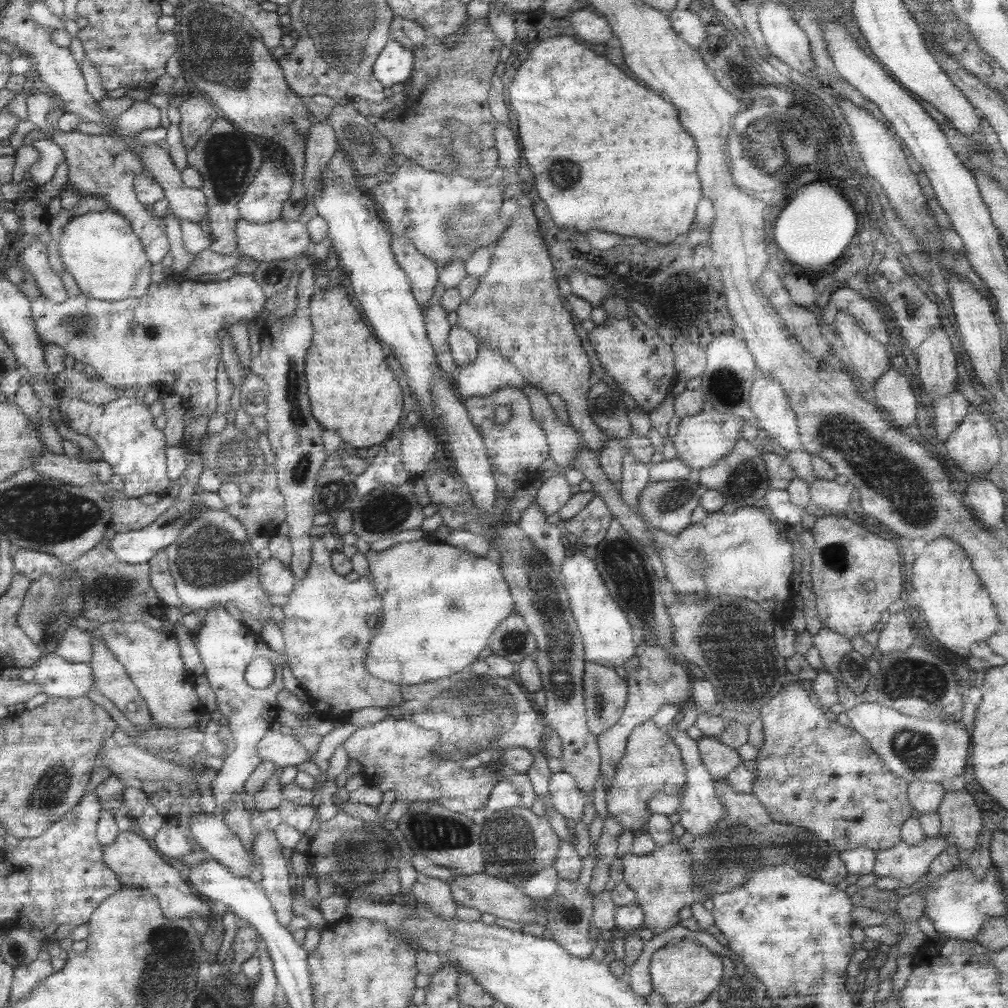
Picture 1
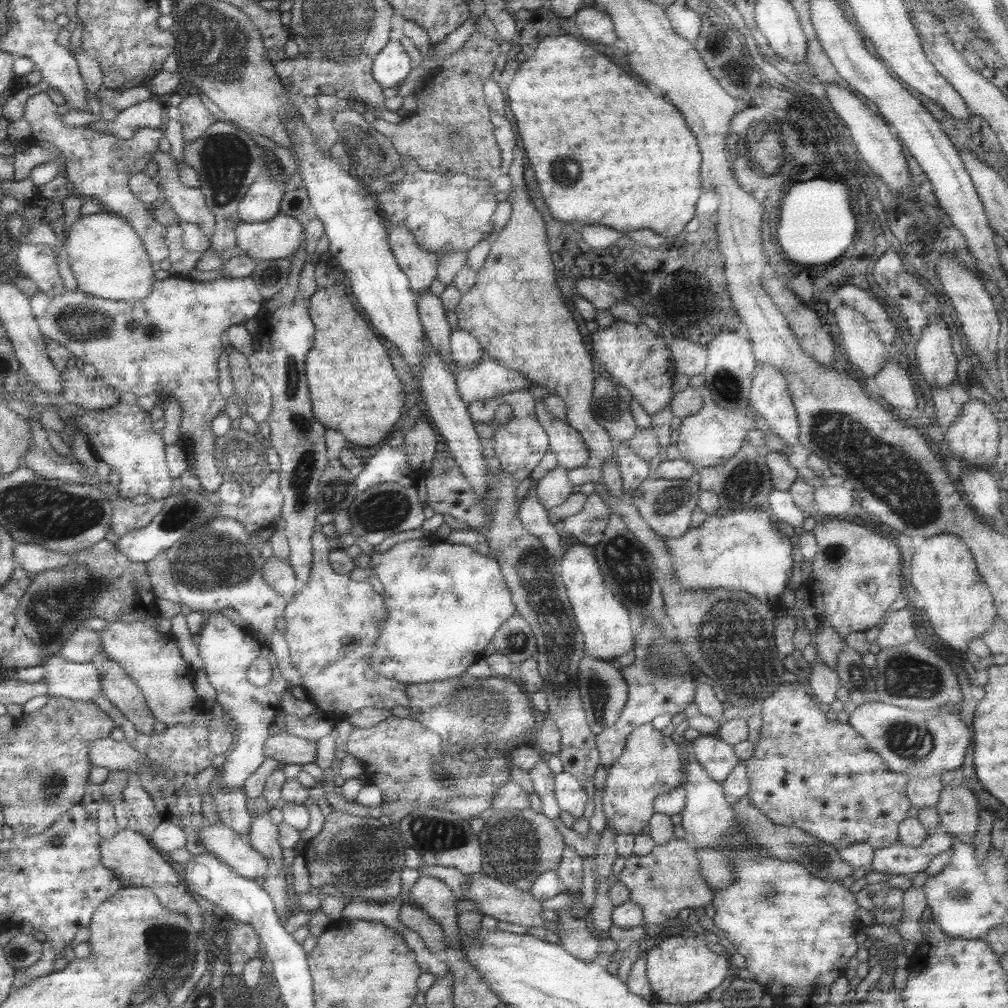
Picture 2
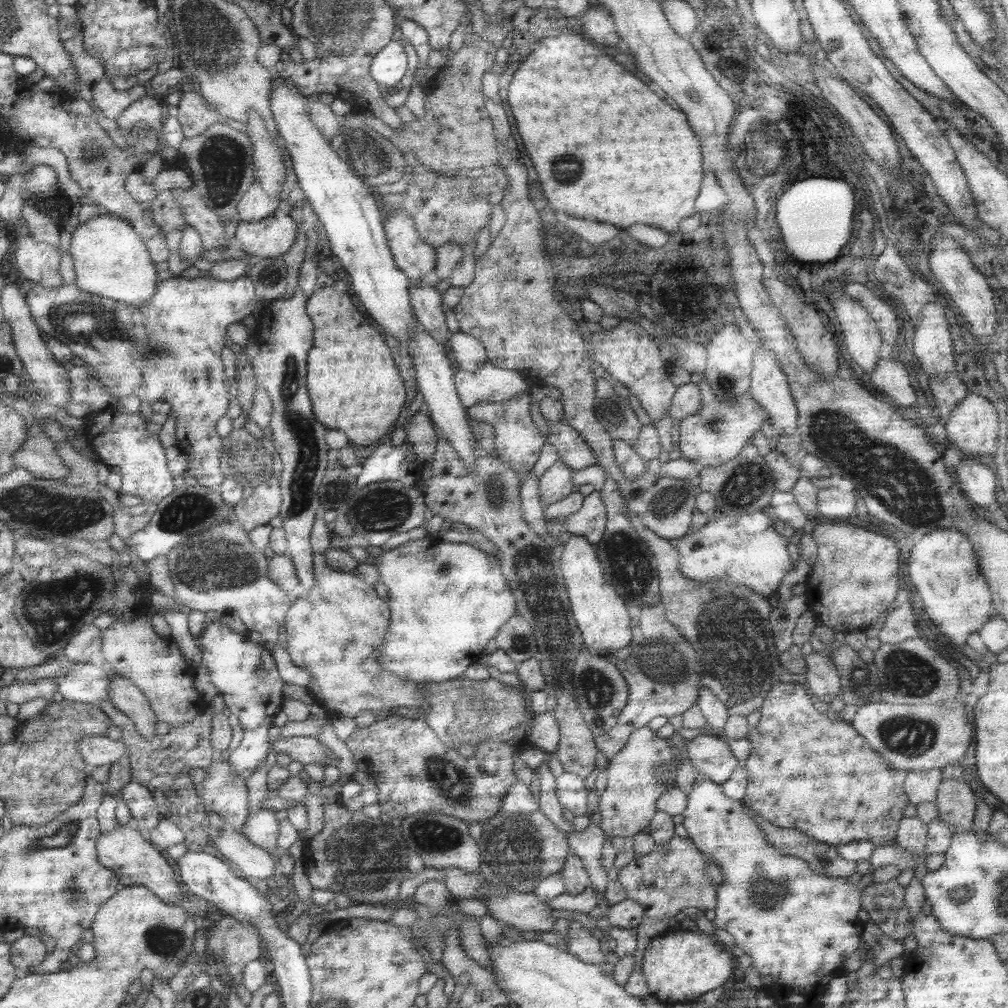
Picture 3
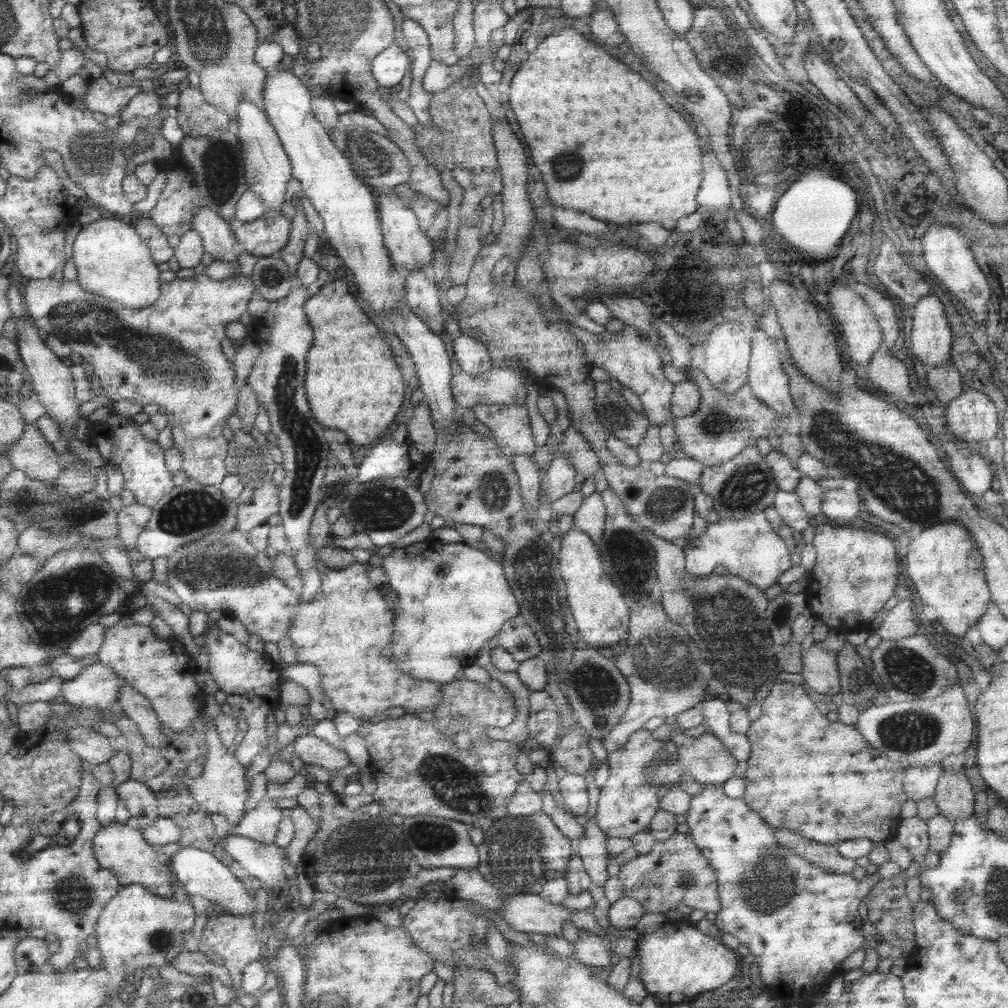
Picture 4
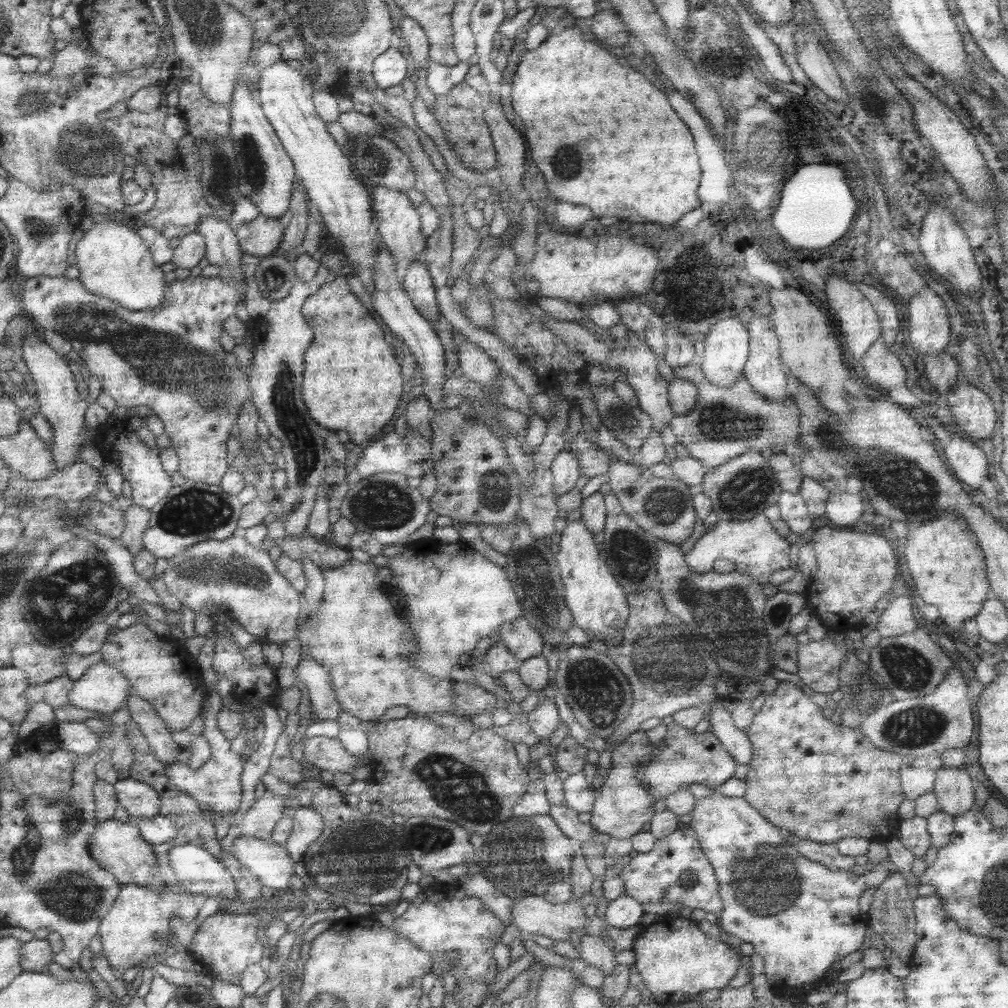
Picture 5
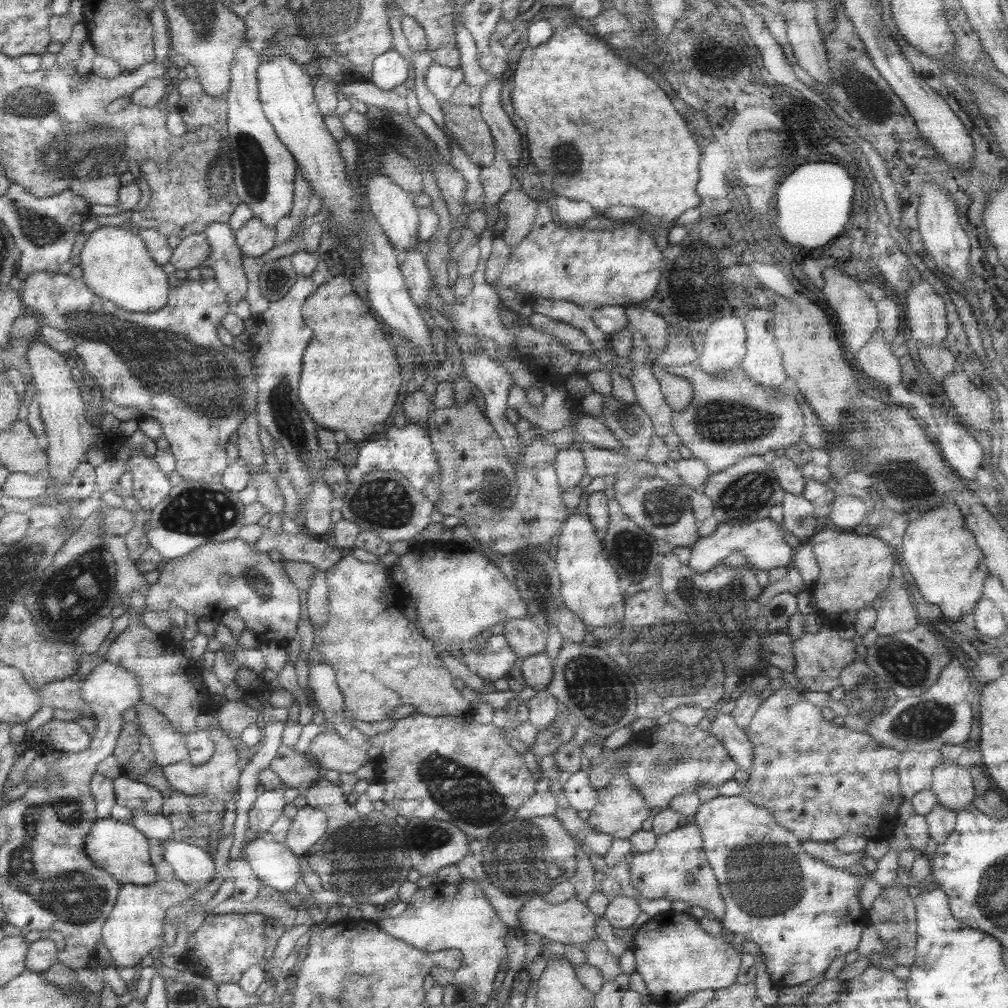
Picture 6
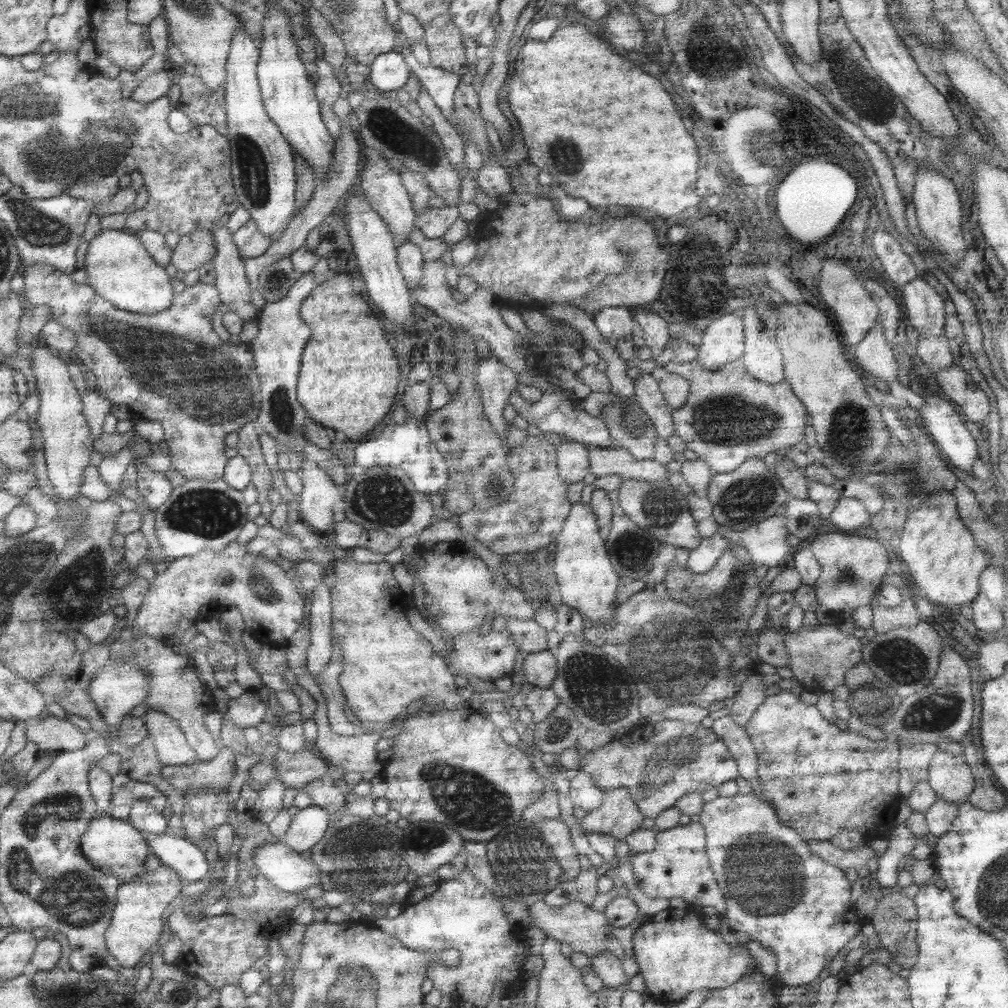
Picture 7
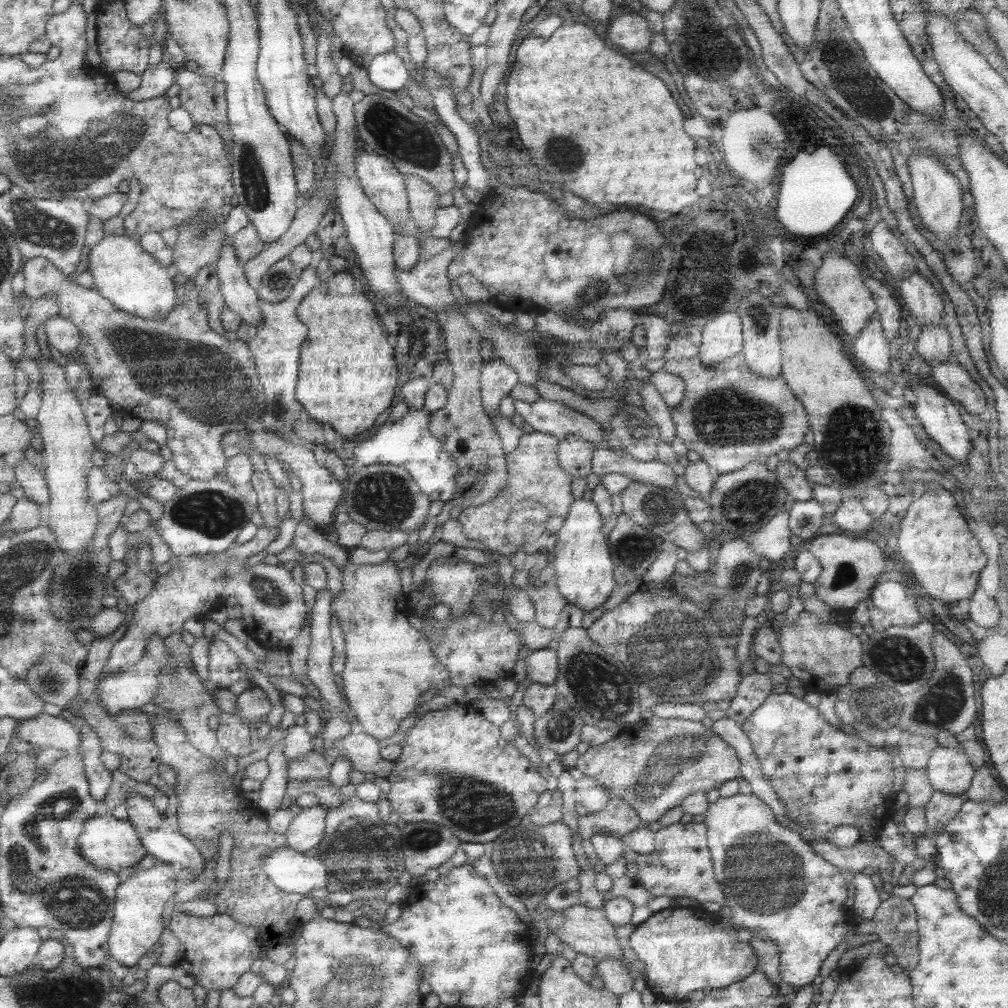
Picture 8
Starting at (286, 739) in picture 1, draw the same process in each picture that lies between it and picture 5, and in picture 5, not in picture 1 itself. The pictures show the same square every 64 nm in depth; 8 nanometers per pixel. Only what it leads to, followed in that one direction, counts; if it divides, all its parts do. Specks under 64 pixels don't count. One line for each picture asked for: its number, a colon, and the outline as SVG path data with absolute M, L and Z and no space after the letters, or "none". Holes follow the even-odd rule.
2: M275 734L269 736L265 744L265 758L273 758L277 764L313 764L317 760L317 742L295 738L291 734Z
3: M295 736L295 738L287 738L287 740L275 740L273 742L273 752L275 754L287 754L291 758L291 762L299 762L299 764L317 764L321 768L329 768L329 766L339 766L339 758L335 754L331 754L317 738L309 738L309 736Z
4: M299 736L295 742L293 742L293 752L299 756L299 760L307 766L313 766L313 768L323 768L327 772L333 772L333 770L343 770L347 768L351 762L349 758L339 750L339 748L333 748L331 744L315 738L315 736Z
5: M315 736L307 738L303 742L303 758L319 768L321 772L327 770L331 774L351 774L353 768L357 768L359 760L351 756L349 752L343 750L337 738L325 738L325 736Z

